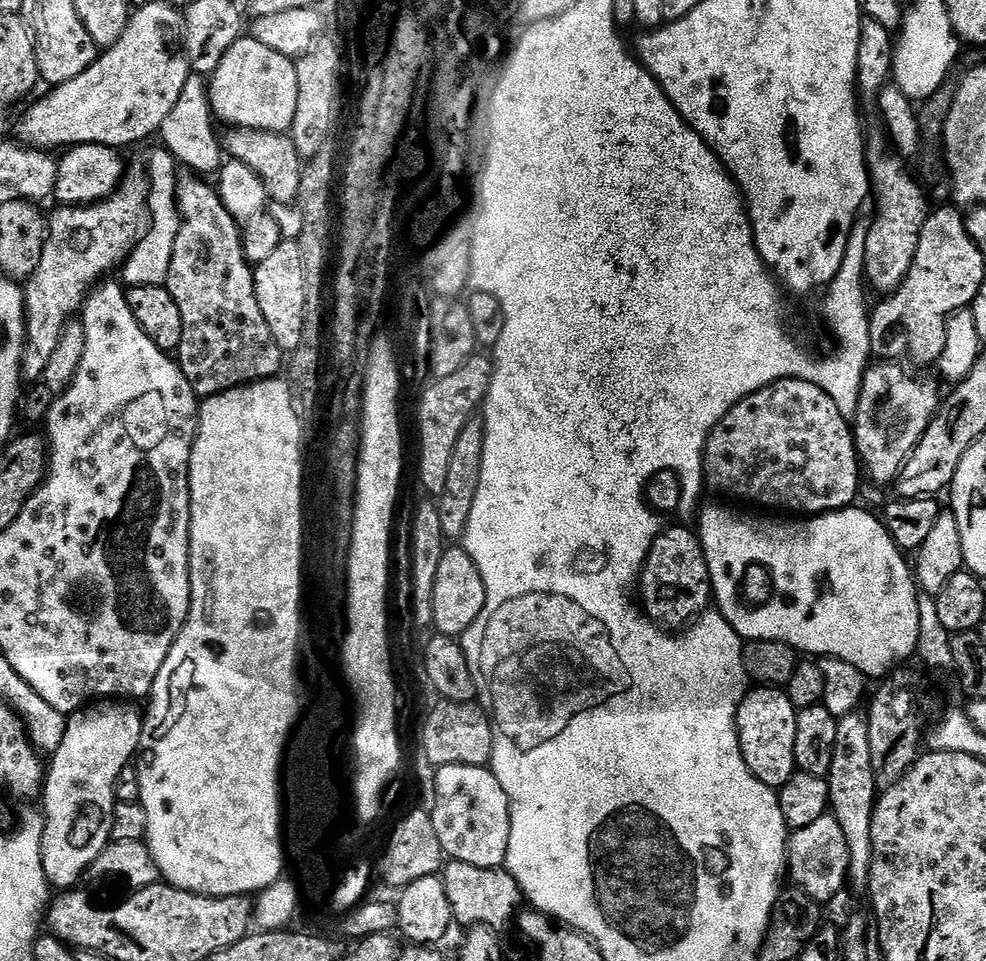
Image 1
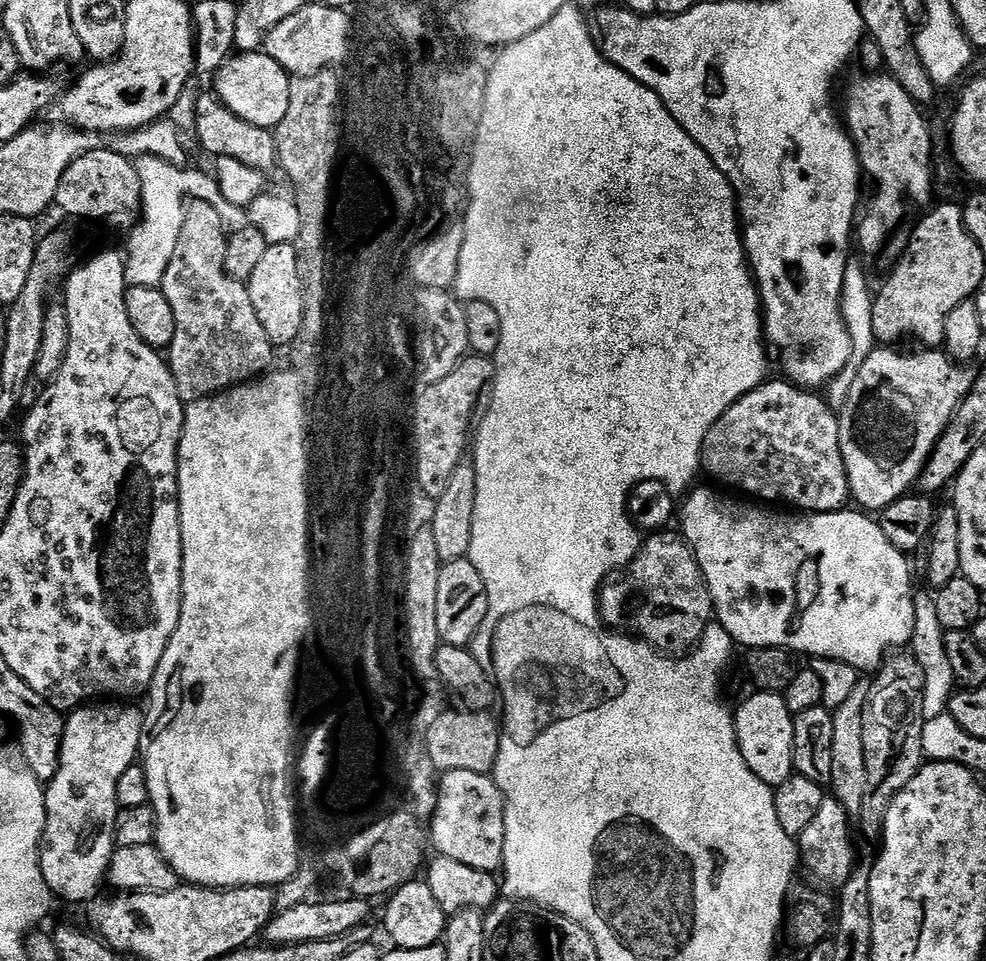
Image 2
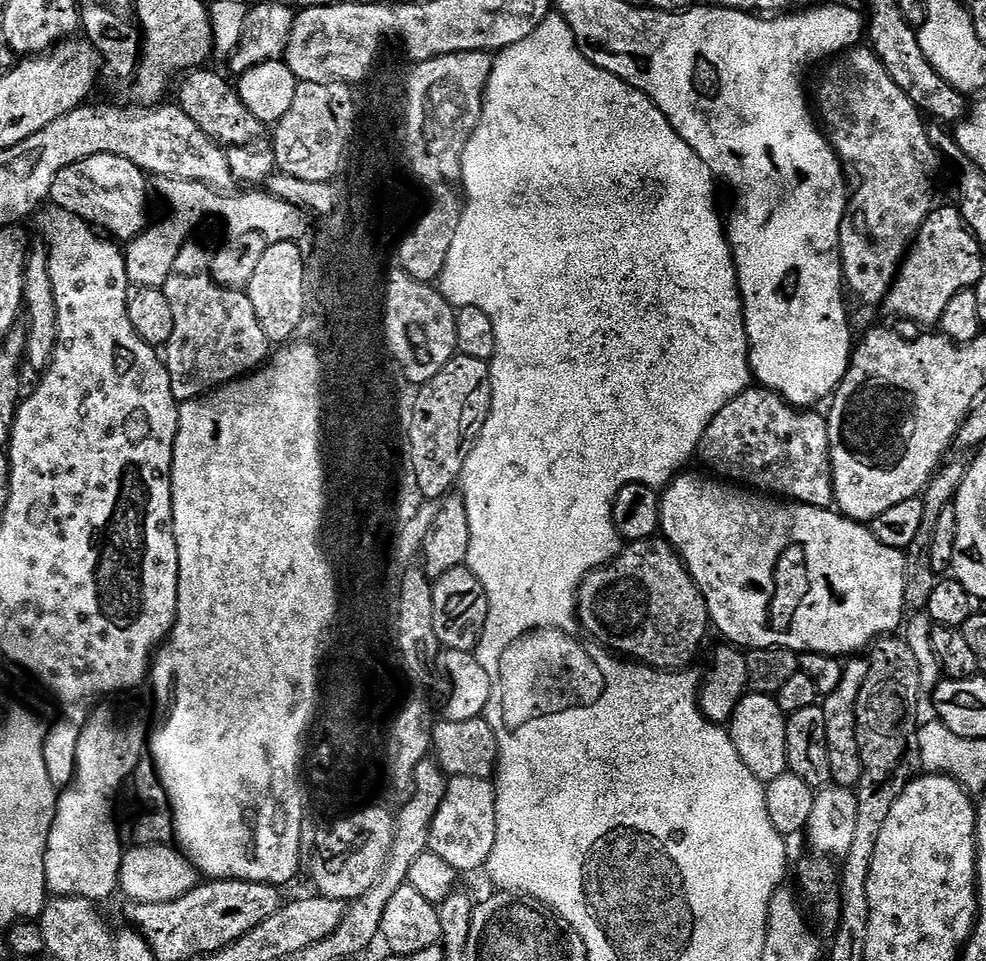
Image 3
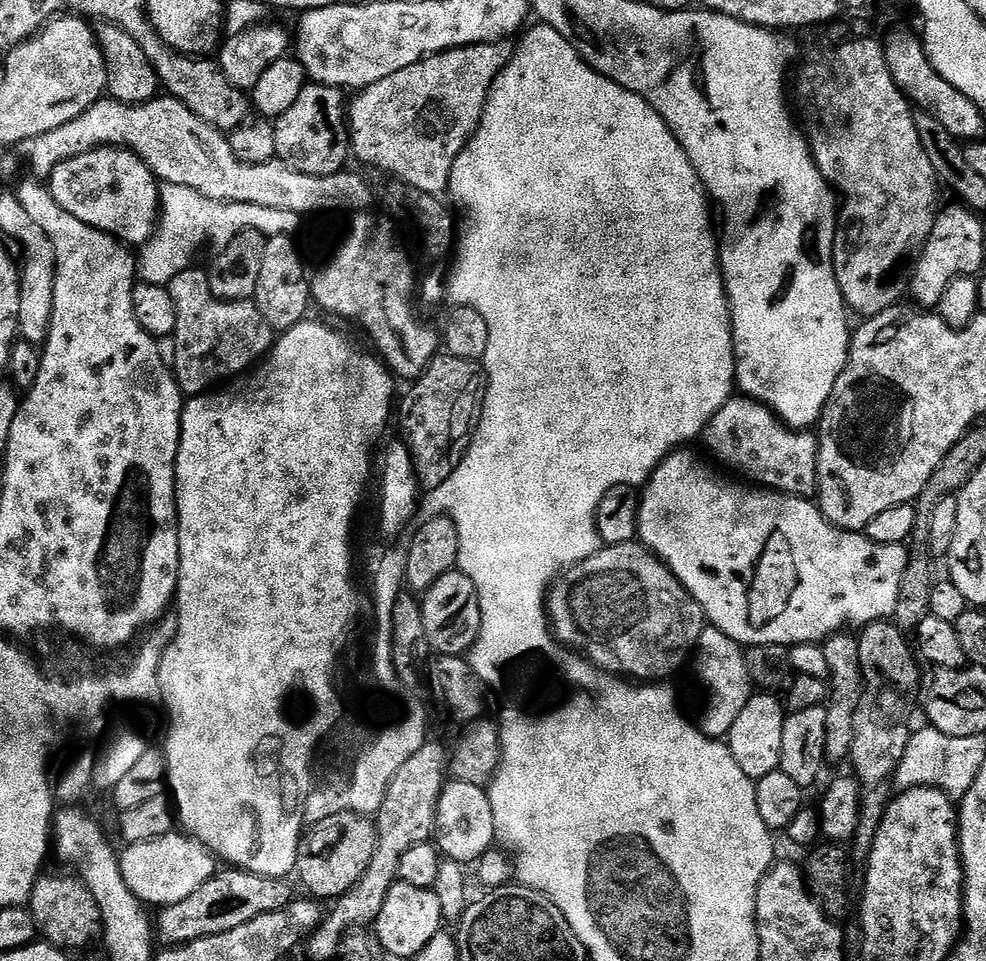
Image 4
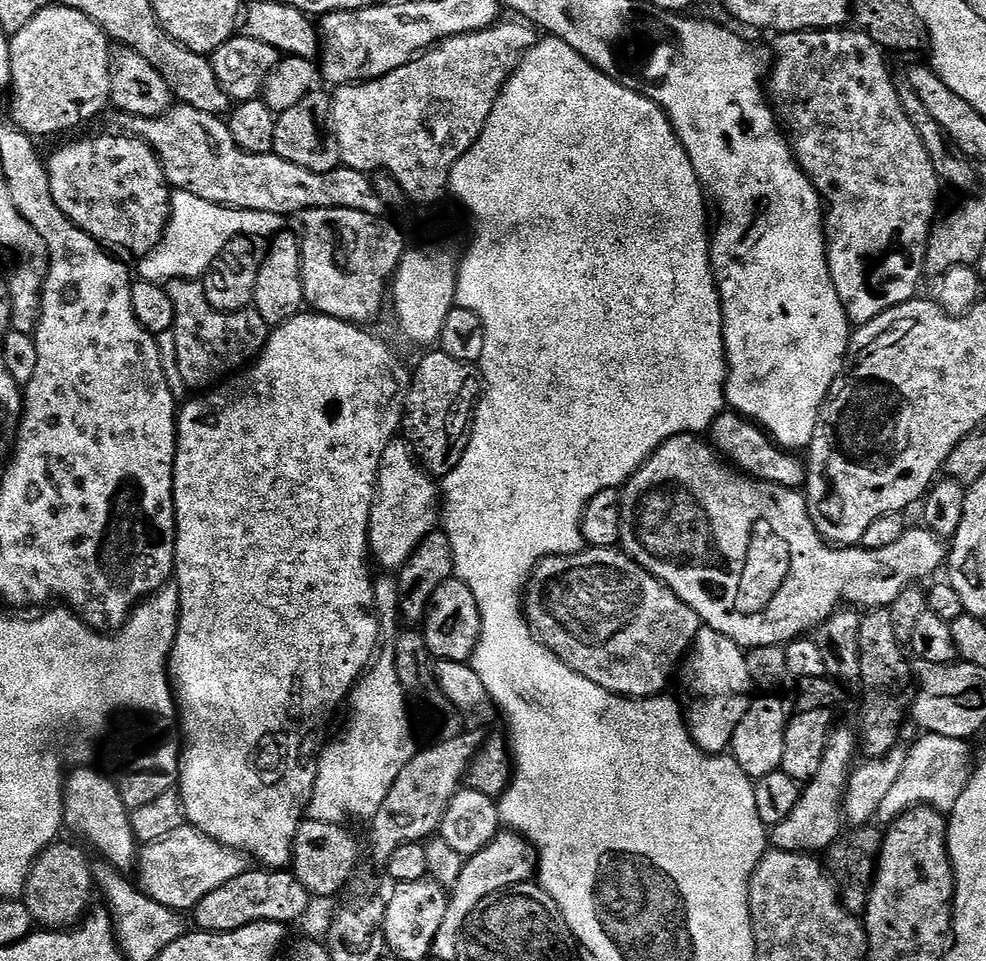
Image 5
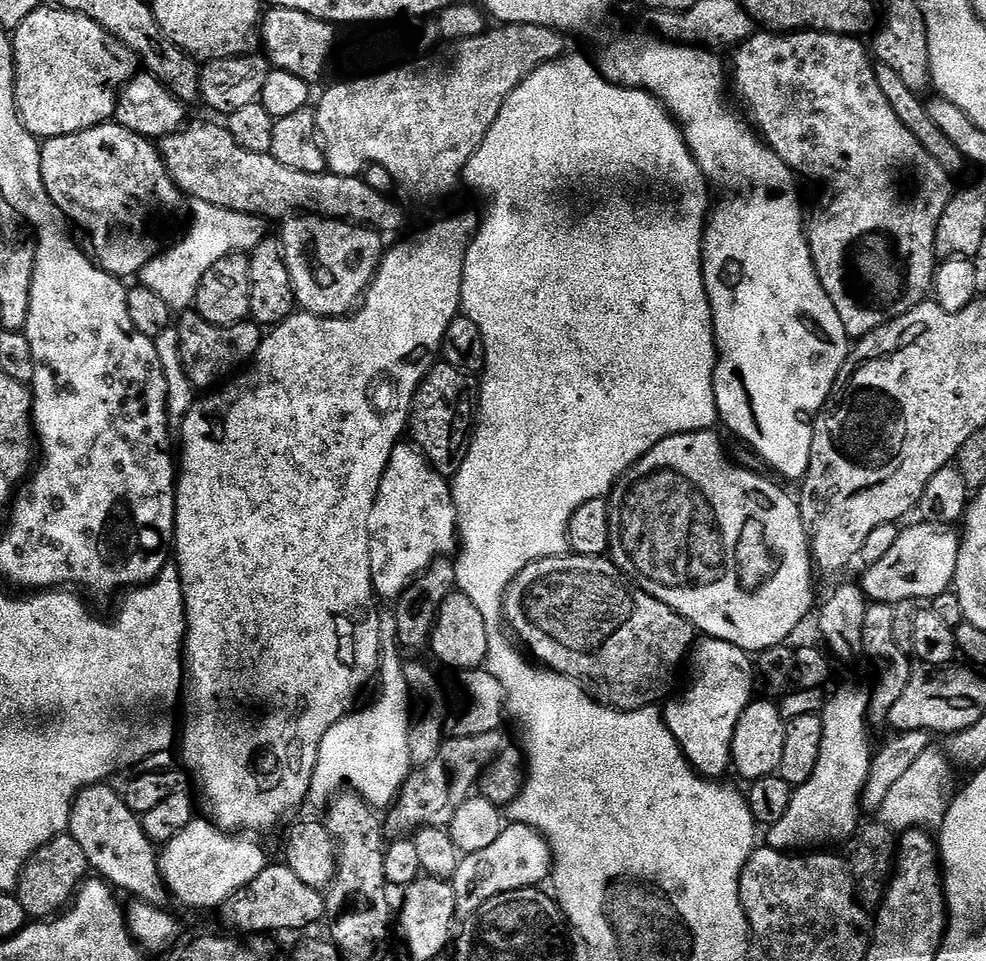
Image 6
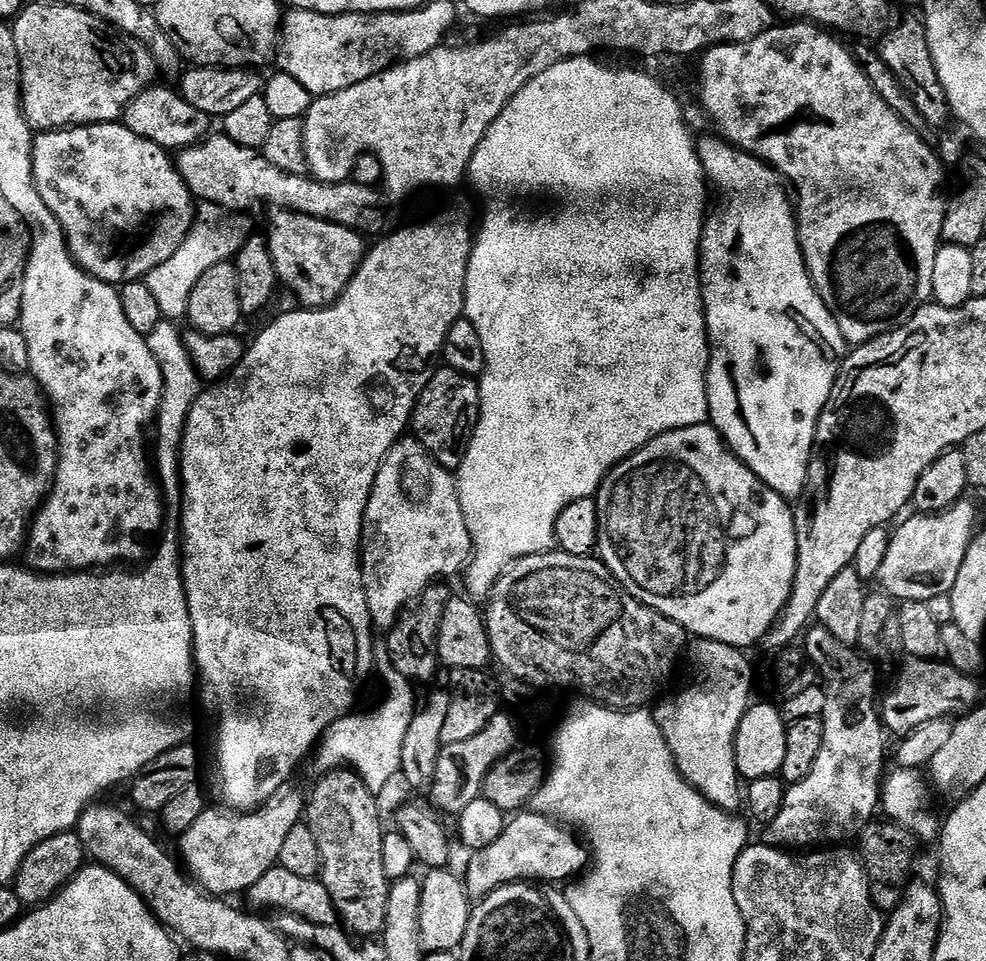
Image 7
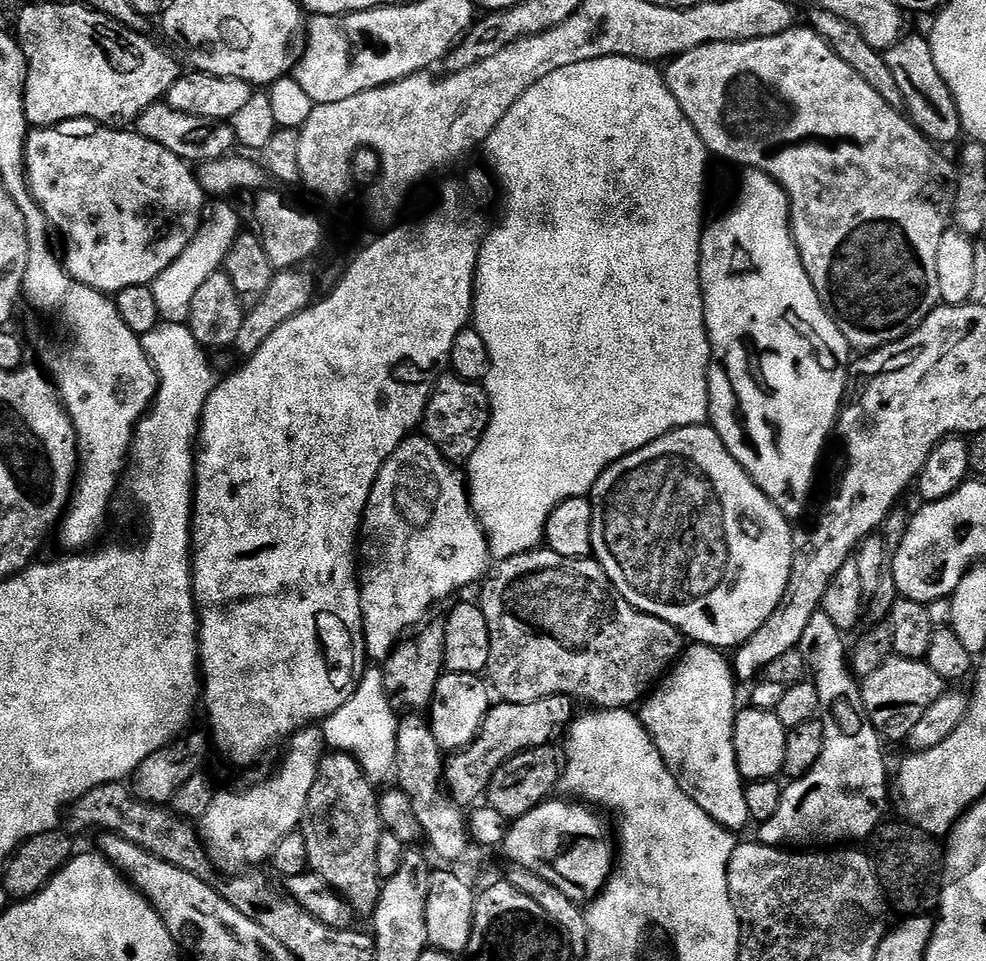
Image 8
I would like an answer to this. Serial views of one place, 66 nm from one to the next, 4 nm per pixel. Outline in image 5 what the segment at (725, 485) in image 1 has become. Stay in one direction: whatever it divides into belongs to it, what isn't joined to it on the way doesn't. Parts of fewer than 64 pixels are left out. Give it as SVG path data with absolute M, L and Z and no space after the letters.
M725 410L720 413L719 418L712 423L710 443L731 467L743 472L745 476L751 476L754 480L765 480L783 488L800 490L805 487L808 479L805 461L796 457L799 455L781 448L763 428L736 412Z

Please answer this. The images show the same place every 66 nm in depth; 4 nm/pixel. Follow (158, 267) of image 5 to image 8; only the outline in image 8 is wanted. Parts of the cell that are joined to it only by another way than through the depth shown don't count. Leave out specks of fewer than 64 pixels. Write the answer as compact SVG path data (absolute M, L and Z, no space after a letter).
M228 202L217 204L220 205L213 210L212 217L209 220L207 217L199 225L195 235L189 239L186 250L182 250L180 257L170 266L166 266L166 270L162 270L162 274L158 274L158 278L150 285L154 302L158 302L161 321L170 324L183 324L187 321L190 302L194 302L194 293L201 288L202 282L206 282L206 278L223 269L224 259L230 254L230 246L234 246L236 237L242 231L240 216Z

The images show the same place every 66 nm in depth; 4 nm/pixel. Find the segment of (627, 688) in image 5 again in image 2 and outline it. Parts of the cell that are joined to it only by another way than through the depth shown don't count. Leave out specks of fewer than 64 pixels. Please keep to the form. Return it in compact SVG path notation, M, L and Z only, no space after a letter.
M665 530L663 532L653 532L641 543L638 554L630 561L627 568L623 569L615 578L609 579L607 583L601 587L598 593L598 615L605 625L612 630L623 630L625 633L631 634L641 640L645 640L651 648L655 648L657 652L664 653L665 656L679 658L692 651L699 644L700 639L704 637L704 631L708 625L713 623L714 609L712 606L712 595L708 589L708 583L704 580L702 570L696 561L696 553L692 551L692 547L683 535L676 530Z

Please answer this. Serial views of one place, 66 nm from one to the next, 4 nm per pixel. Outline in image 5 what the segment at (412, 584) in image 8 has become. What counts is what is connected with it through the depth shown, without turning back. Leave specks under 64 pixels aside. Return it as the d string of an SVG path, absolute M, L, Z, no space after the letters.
M392 440L386 446L386 454L382 454L380 473L376 479L376 497L370 510L368 546L371 559L375 563L377 560L384 570L403 568L423 540L437 531L441 516L442 496L437 481L424 471L408 447L407 440Z

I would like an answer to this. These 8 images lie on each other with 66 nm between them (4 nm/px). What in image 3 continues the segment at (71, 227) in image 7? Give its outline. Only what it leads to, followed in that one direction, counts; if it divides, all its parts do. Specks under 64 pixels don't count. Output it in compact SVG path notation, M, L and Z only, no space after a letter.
M94 154L94 158L82 158L82 162L74 162L66 166L66 170L62 170L58 178L54 178L50 200L55 207L70 210L70 214L82 218L97 230L103 230L109 237L120 242L131 242L137 236L141 236L150 224L148 188L150 192L149 177L141 168L134 166L134 162L126 162L126 158L118 158L118 154Z

